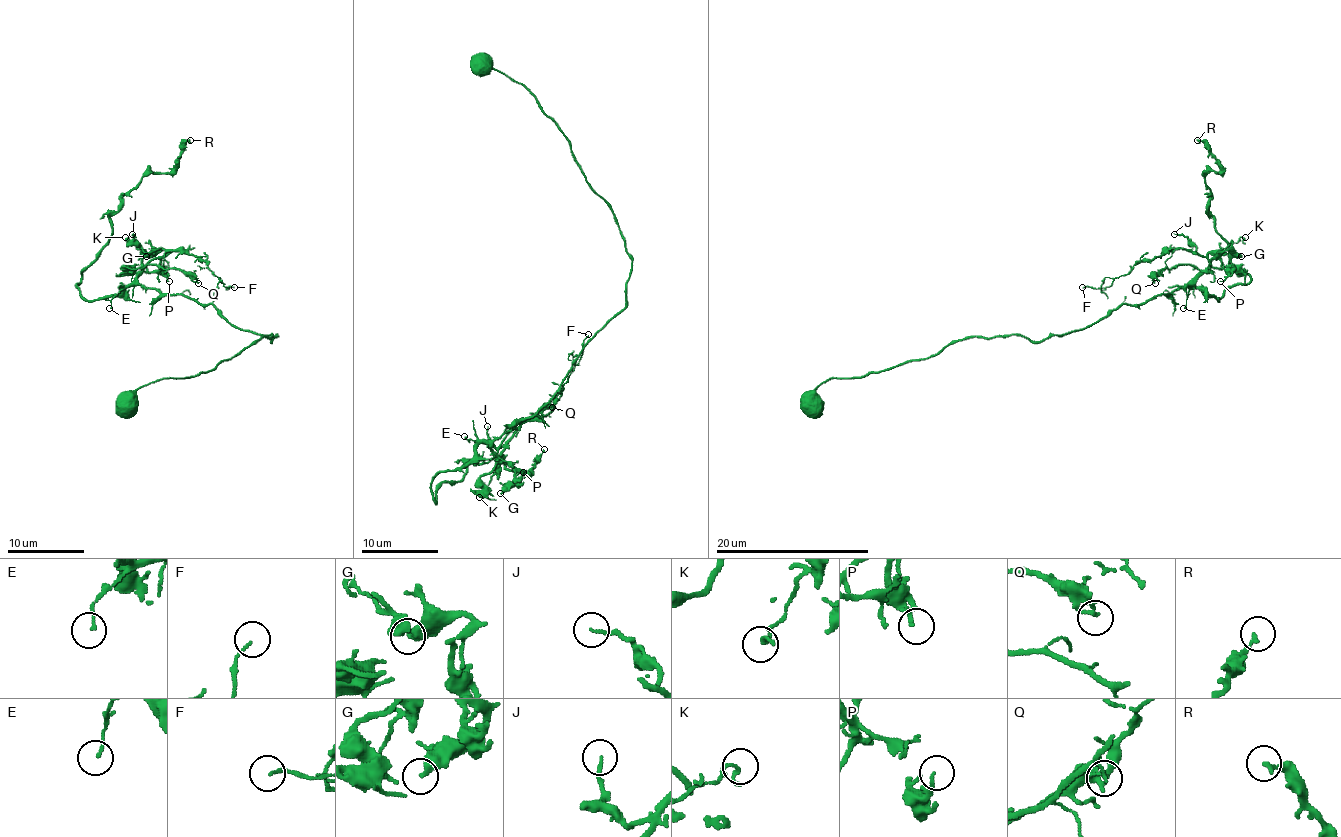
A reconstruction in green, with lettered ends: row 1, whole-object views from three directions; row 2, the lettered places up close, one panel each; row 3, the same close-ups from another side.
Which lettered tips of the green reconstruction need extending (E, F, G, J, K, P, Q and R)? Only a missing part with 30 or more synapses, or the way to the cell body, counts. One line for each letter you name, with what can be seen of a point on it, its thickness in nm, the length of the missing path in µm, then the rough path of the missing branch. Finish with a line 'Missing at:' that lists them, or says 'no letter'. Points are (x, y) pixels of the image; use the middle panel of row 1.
Missing at: no letter

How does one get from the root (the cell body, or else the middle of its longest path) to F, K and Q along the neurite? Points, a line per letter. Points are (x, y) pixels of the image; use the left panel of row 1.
F: (129, 404), (154, 381), (205, 373), (276, 335), (144, 287), (142, 260), (186, 251), (234, 287)
K: (129, 404), (154, 381), (205, 373), (276, 335), (144, 287), (142, 251), (125, 237)
Q: (129, 404), (154, 381), (205, 373), (276, 335), (234, 327), (211, 304), (136, 276), (159, 264), (198, 283)

